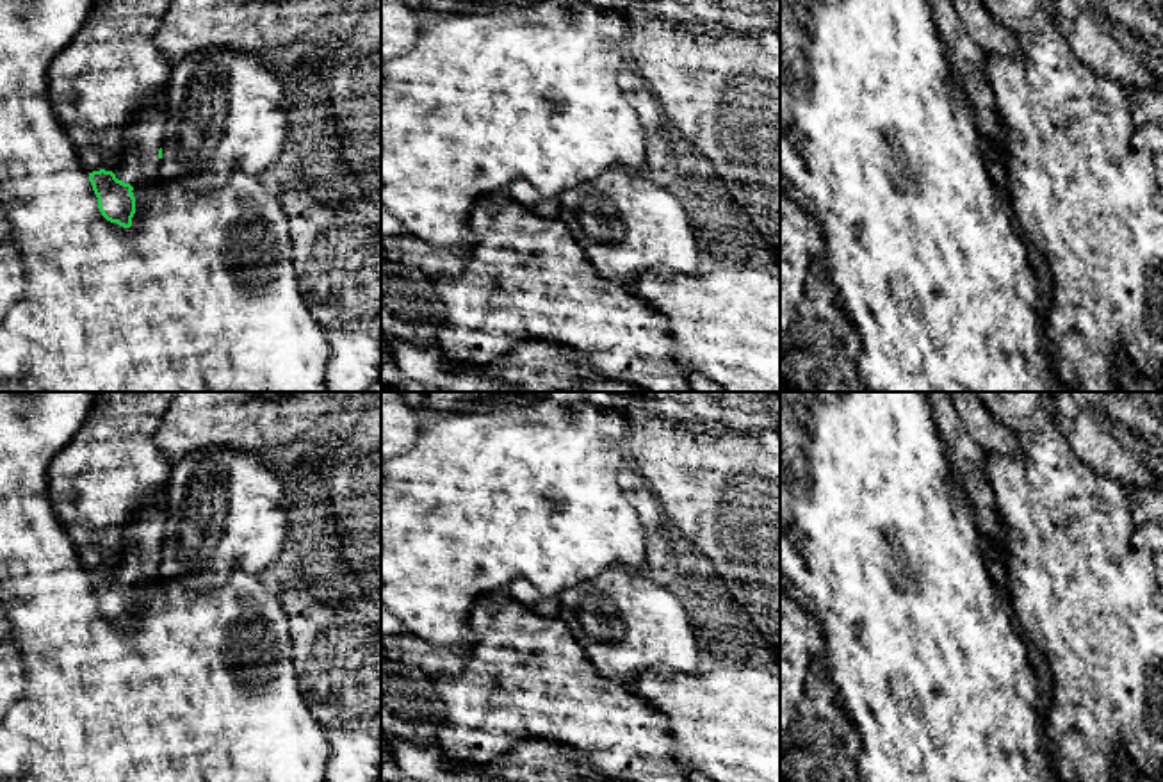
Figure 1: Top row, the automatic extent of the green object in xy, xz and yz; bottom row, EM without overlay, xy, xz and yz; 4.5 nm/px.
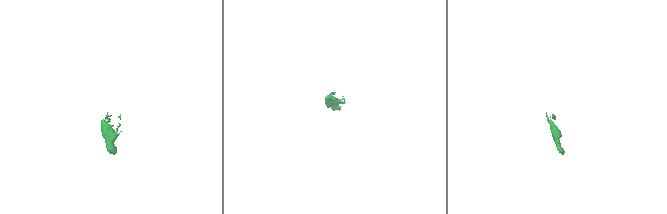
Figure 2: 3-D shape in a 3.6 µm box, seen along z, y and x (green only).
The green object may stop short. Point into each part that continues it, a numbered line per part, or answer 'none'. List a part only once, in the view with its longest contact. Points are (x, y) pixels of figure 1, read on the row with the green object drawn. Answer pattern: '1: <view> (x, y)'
1: xy (139, 164)

